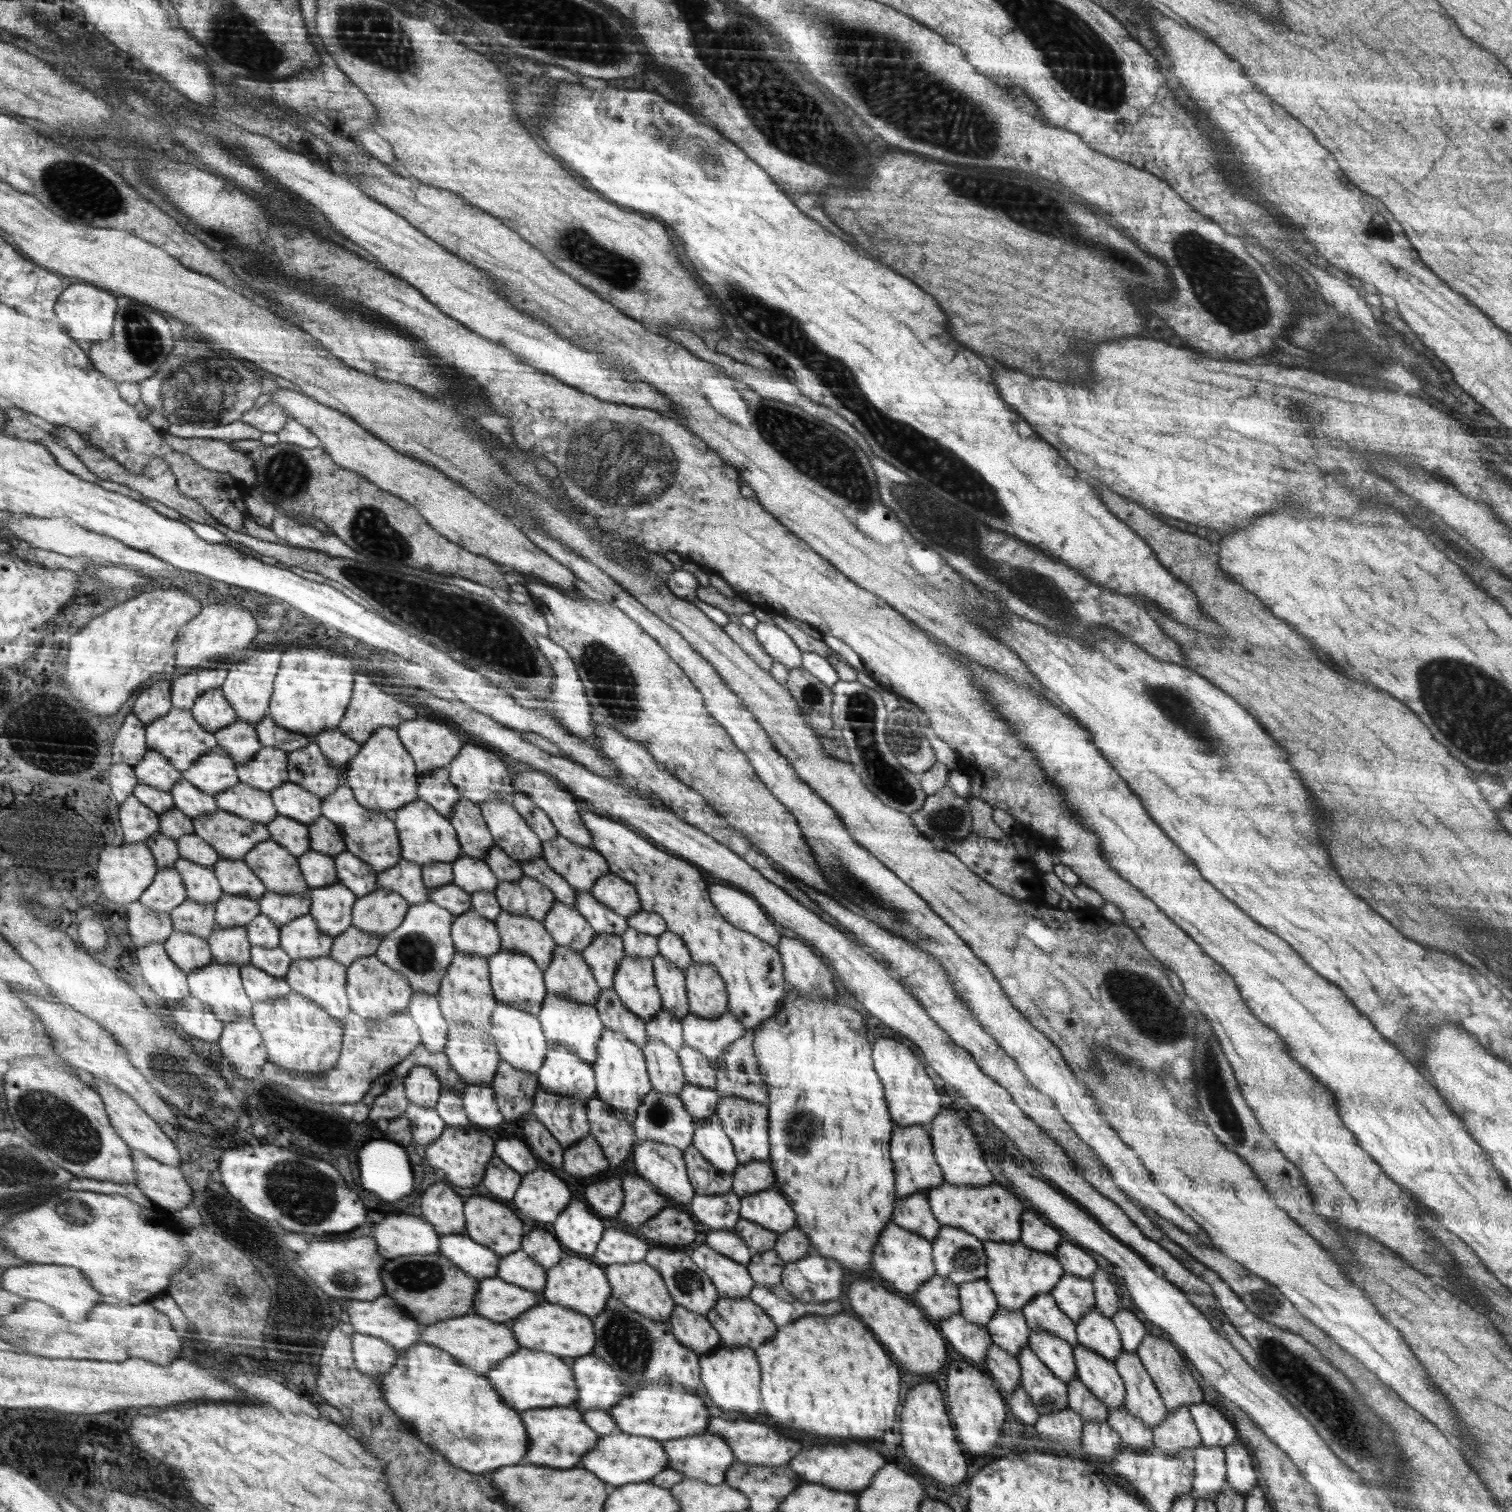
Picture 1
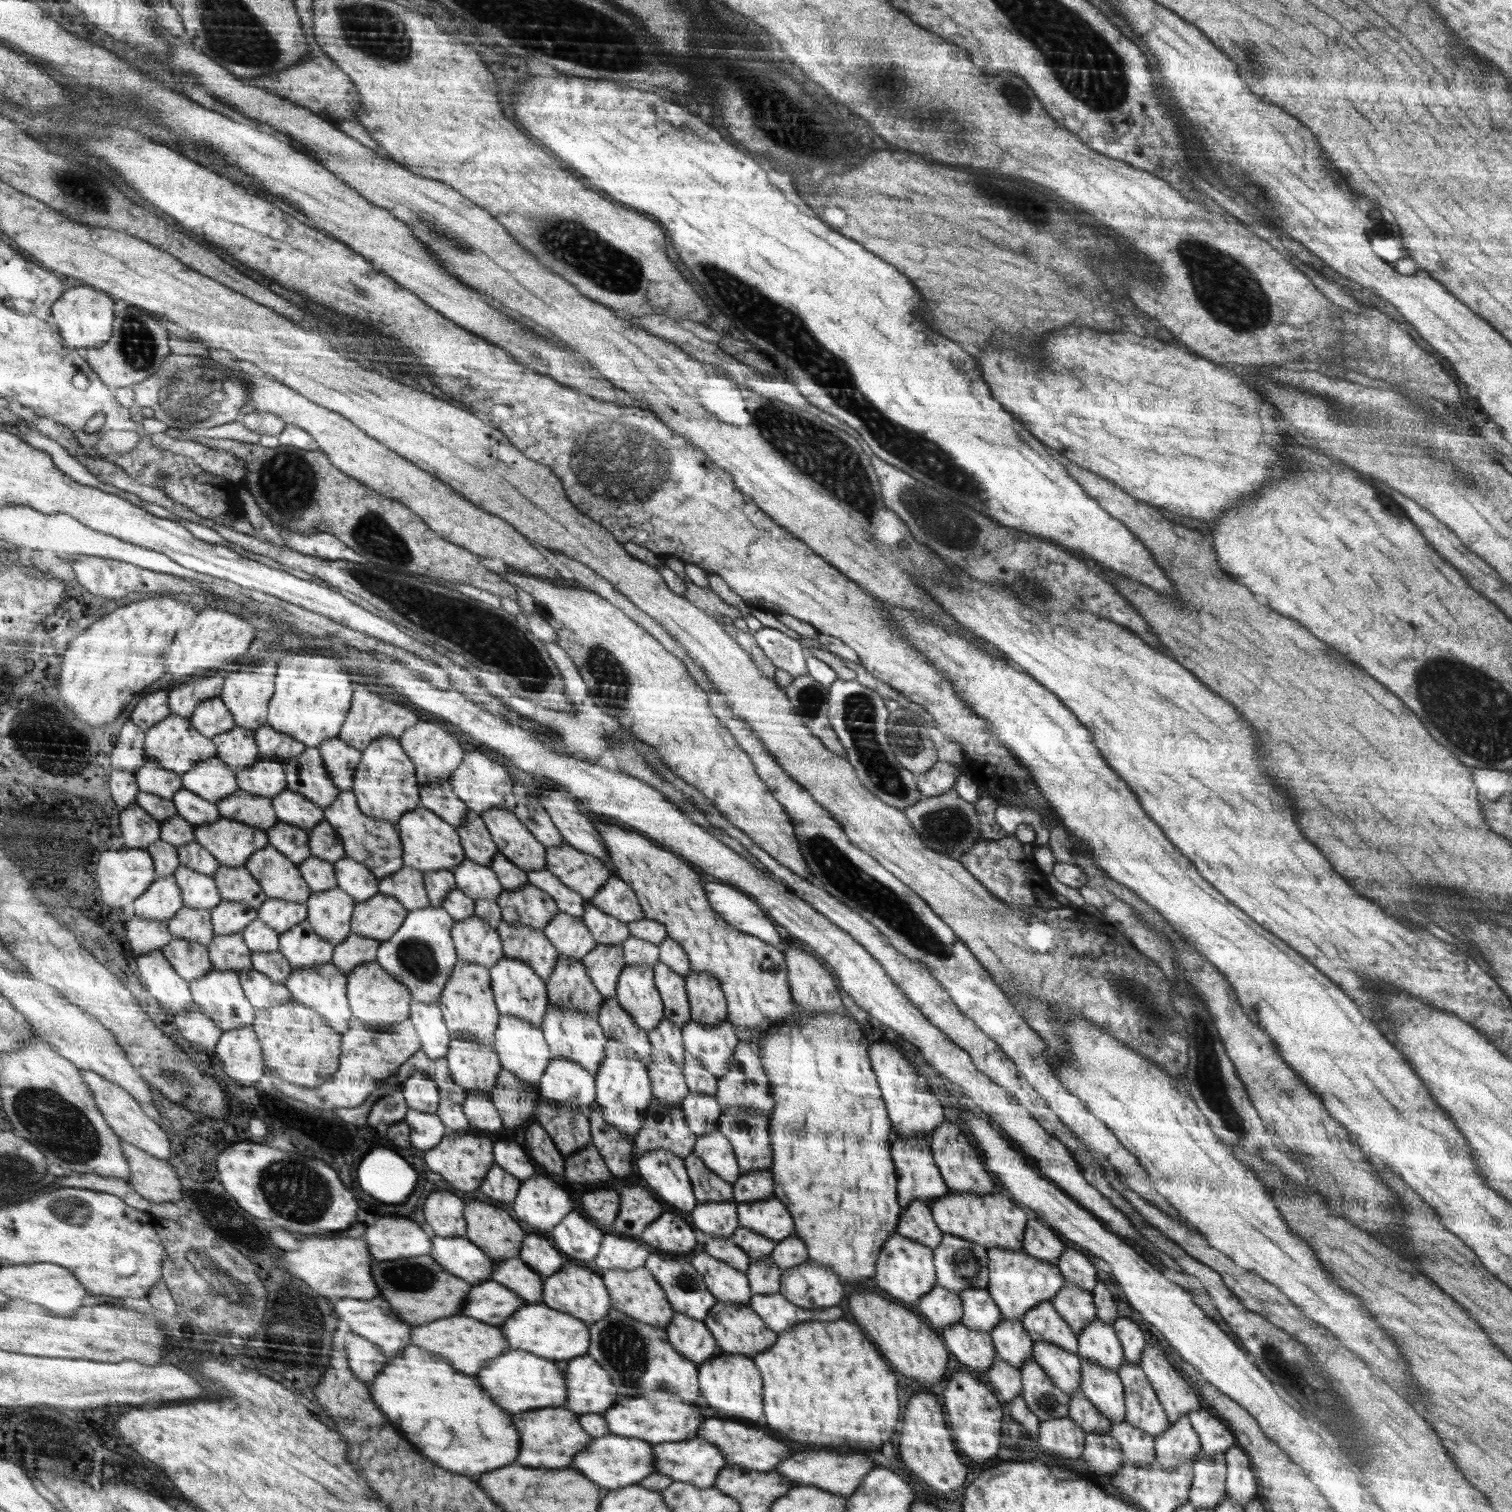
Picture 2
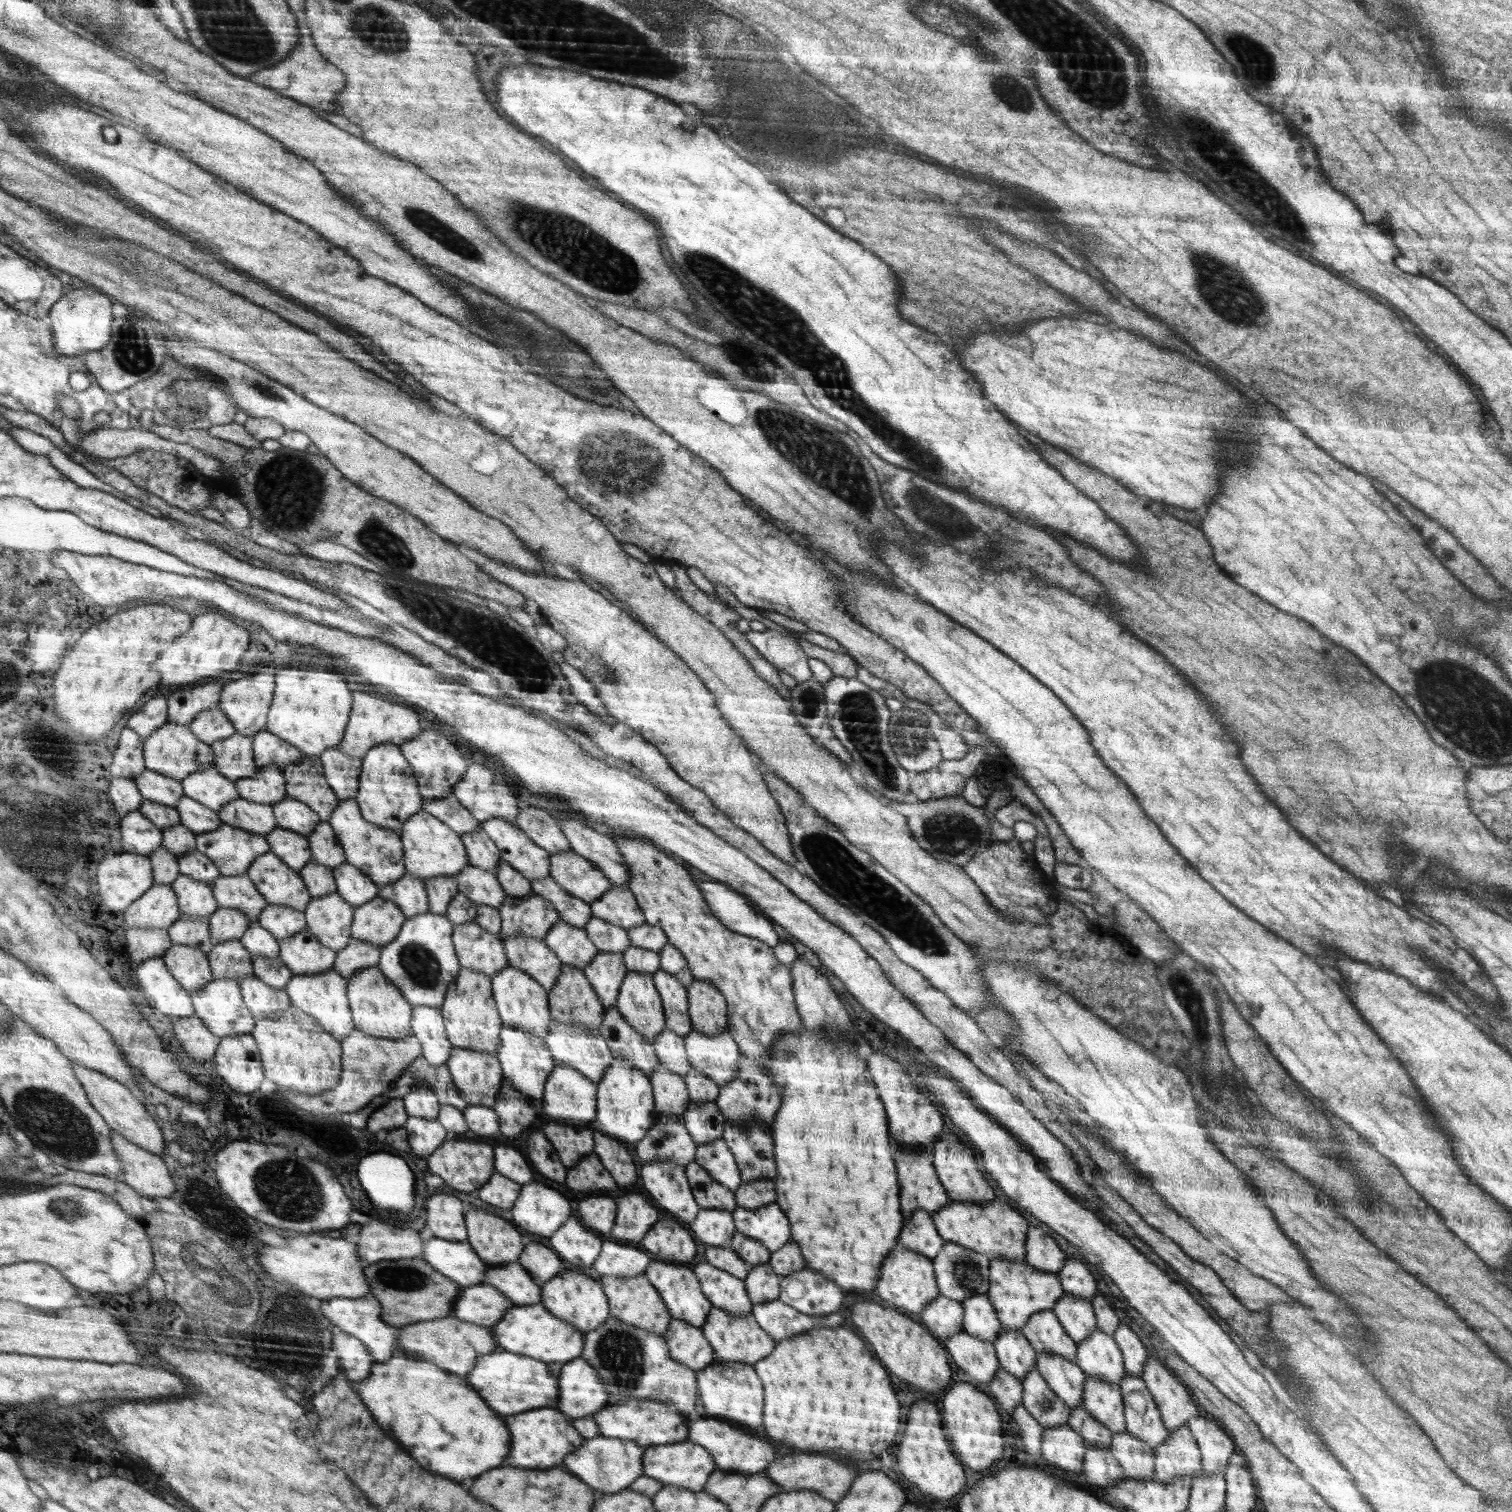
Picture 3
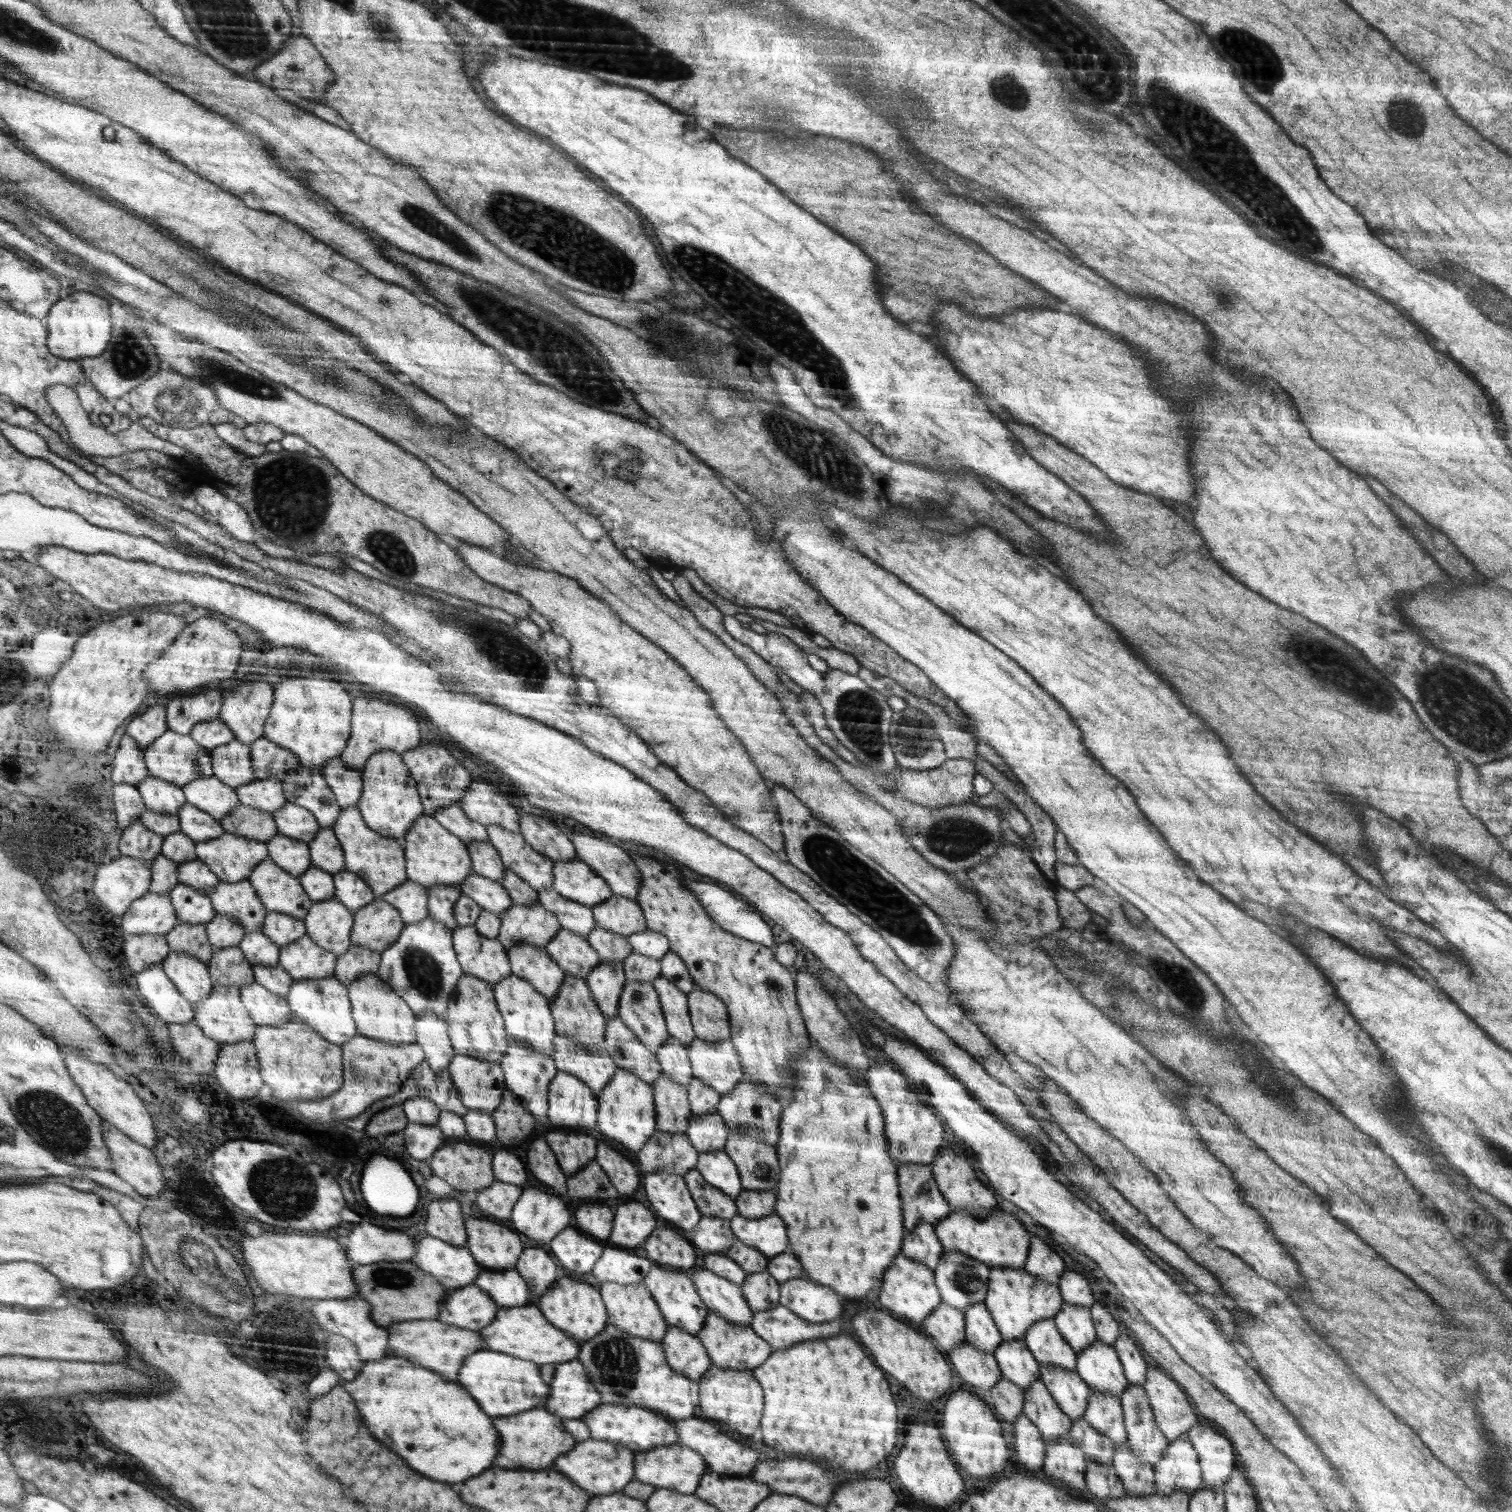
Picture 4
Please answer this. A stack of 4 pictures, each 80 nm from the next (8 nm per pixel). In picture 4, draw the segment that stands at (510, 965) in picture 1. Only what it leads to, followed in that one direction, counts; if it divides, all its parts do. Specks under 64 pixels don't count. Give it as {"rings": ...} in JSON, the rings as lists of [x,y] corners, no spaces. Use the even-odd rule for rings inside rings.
{"rings":[[[510,973],[508,977],[496,983],[494,993],[500,1014],[503,1015],[503,1021],[506,1023],[507,1034],[512,1035],[529,1049],[552,1056],[555,1052],[554,1038],[557,1032],[555,1019],[550,1010],[550,1000],[536,990],[536,986],[531,982],[514,973]]]}

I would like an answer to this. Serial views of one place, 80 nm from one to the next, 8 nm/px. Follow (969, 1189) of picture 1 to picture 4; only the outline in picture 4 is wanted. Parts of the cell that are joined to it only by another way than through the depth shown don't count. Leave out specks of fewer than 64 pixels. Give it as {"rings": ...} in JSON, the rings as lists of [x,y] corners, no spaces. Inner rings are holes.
{"rings":[[[994,1209],[986,1216],[972,1214],[965,1210],[951,1211],[946,1218],[937,1222],[933,1227],[945,1251],[960,1251],[962,1254],[980,1259],[987,1264],[988,1268],[1012,1267],[1017,1269],[1026,1265],[1028,1246],[1031,1246],[1026,1226],[1002,1210]]]}

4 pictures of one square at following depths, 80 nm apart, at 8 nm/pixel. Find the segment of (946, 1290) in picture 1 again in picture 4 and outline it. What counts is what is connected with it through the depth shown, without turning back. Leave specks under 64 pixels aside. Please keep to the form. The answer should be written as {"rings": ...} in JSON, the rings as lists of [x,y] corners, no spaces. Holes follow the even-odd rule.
{"rings":[[[940,1303],[923,1324],[924,1330],[937,1342],[940,1351],[949,1353],[956,1345],[966,1341],[966,1315],[948,1303]]]}

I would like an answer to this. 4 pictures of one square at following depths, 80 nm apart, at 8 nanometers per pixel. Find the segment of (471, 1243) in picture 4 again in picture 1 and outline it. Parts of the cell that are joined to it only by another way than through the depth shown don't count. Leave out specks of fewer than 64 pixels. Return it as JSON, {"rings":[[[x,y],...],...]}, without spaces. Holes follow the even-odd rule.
{"rings":[[[483,1195],[471,1196],[466,1202],[466,1234],[476,1242],[491,1247],[500,1258],[520,1250],[524,1225],[508,1206],[504,1206],[492,1198]]]}

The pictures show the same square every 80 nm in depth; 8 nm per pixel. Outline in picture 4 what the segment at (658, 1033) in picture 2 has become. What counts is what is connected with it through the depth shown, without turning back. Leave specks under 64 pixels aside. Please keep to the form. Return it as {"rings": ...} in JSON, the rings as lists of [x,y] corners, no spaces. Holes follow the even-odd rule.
{"rings":[[[670,1036],[655,1055],[662,1073],[675,1080],[680,1086],[688,1086],[694,1076],[687,1057],[687,1048],[675,1036]]]}

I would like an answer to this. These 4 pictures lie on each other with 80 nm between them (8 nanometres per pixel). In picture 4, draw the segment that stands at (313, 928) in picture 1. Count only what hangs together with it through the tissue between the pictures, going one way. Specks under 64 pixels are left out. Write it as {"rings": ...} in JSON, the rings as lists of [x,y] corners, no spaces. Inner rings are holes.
{"rings":[[[308,935],[279,948],[280,966],[293,981],[332,978],[337,961],[337,955],[317,945]]]}

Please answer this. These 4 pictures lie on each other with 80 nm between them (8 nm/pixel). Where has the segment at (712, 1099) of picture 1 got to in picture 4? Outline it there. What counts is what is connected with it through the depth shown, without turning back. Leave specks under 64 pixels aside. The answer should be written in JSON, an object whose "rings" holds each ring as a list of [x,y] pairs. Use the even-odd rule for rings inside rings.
{"rings":[[[717,1110],[710,1114],[692,1115],[685,1134],[699,1152],[724,1149],[728,1138],[727,1126]]]}

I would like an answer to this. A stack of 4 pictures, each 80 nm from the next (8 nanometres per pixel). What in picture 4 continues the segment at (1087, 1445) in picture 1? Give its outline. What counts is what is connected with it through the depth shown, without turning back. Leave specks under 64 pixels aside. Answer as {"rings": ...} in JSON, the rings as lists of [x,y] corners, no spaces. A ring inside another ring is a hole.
{"rings":[[[1088,1460],[1084,1476],[1090,1496],[1096,1496],[1102,1504],[1108,1499],[1117,1499],[1127,1494],[1113,1465]]]}

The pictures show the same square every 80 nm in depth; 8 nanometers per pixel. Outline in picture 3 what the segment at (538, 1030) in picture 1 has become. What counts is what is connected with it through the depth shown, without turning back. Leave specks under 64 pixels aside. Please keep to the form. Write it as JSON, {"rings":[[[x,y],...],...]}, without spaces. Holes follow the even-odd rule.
{"rings":[[[504,1026],[501,1034],[502,1048],[496,1056],[502,1064],[503,1074],[511,1080],[516,1090],[527,1094],[536,1109],[544,1109],[543,1090],[546,1079],[556,1062],[550,1048],[539,1036],[524,1032],[520,1029]]]}

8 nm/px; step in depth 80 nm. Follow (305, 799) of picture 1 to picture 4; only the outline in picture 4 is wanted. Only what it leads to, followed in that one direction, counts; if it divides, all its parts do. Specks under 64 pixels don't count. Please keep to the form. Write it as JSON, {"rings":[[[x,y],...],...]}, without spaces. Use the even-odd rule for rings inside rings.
{"rings":[[[286,803],[280,810],[273,812],[279,834],[292,837],[292,840],[312,842],[320,826],[314,815],[307,809],[294,803]]]}

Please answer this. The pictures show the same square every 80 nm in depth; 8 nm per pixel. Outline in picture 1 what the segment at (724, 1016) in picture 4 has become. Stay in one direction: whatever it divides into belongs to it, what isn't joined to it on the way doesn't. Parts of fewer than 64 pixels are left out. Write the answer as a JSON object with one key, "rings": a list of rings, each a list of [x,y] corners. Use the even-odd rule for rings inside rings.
{"rings":[[[692,964],[686,968],[692,1014],[706,1018],[722,1016],[730,1008],[726,983],[714,966]]]}

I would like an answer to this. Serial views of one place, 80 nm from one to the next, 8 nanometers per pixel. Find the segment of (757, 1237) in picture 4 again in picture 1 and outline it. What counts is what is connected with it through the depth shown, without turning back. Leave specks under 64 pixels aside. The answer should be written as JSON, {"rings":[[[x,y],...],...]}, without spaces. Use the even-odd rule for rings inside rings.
{"rings":[[[773,1186],[766,1190],[743,1196],[740,1202],[740,1216],[742,1218],[750,1222],[757,1222],[760,1226],[770,1229],[778,1235],[786,1233],[788,1229],[792,1229],[792,1226],[796,1224],[796,1216],[792,1212],[792,1208],[784,1200],[784,1195],[780,1194]]]}

